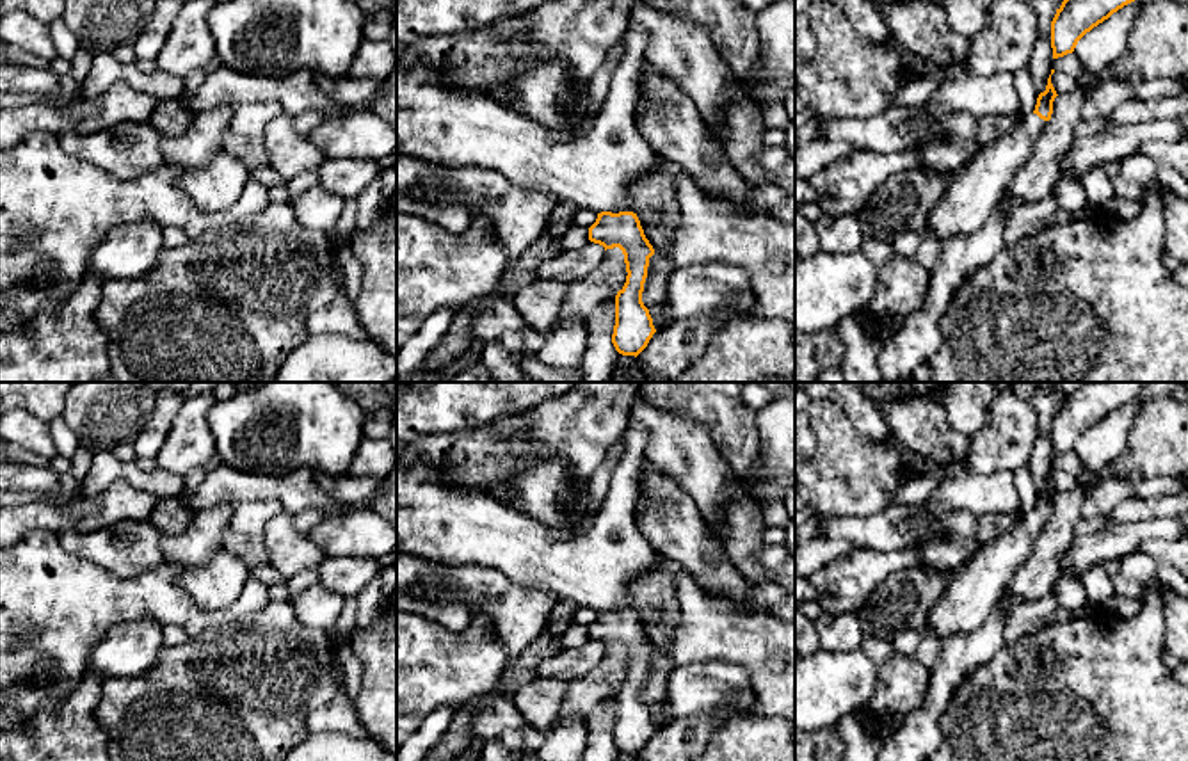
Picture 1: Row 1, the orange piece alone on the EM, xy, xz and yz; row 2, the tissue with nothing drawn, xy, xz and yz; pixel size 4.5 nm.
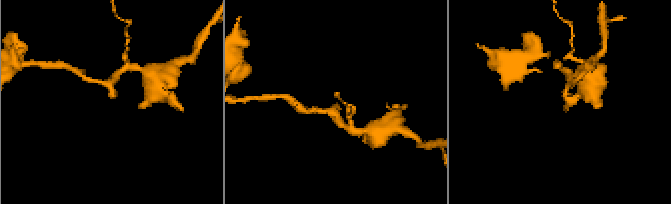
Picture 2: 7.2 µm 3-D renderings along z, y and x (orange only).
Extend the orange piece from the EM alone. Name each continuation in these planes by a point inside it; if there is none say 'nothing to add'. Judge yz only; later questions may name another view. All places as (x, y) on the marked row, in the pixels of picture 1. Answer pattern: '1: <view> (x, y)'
1: yz (971, 196)

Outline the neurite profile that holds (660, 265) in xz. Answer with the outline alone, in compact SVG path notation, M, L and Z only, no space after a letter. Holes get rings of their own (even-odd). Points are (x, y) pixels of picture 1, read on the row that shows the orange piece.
M654 249L654 254L649 258L647 277L642 292L642 302L649 313L662 302L665 283L672 268L672 261Z

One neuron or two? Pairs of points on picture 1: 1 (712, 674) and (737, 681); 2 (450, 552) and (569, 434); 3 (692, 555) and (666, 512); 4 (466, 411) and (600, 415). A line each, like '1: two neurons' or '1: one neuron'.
1: one neuron
2: two neurons
3: one neuron
4: two neurons

